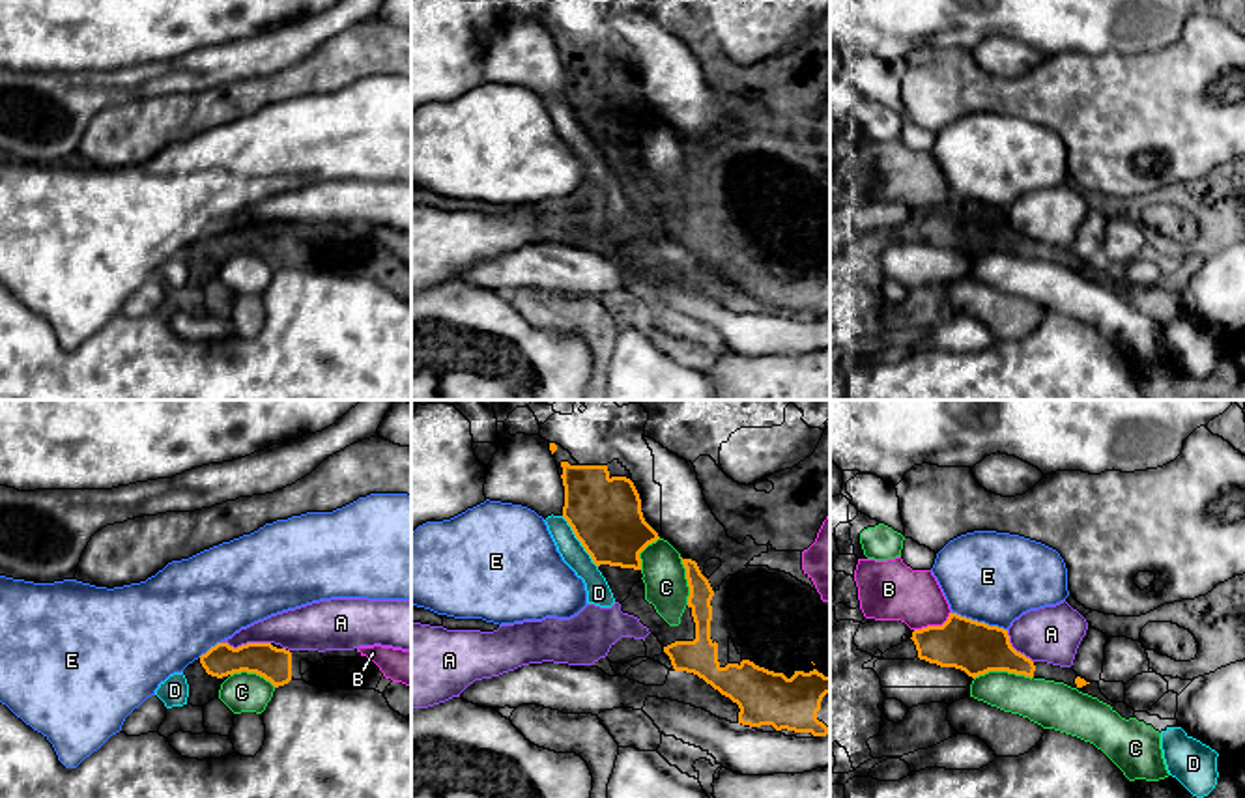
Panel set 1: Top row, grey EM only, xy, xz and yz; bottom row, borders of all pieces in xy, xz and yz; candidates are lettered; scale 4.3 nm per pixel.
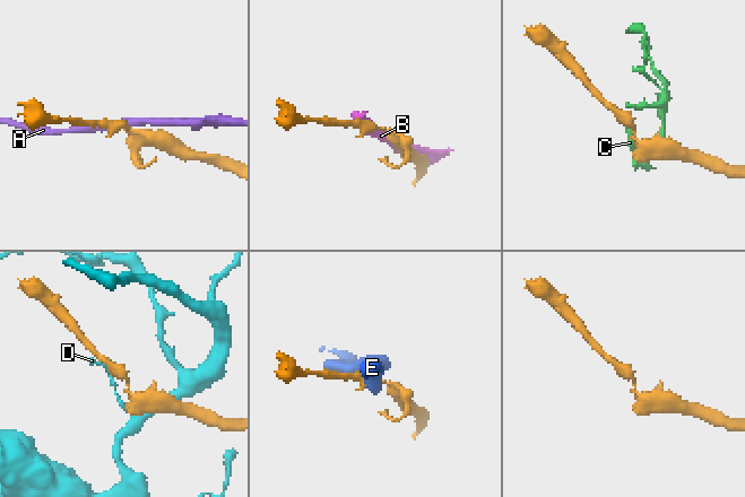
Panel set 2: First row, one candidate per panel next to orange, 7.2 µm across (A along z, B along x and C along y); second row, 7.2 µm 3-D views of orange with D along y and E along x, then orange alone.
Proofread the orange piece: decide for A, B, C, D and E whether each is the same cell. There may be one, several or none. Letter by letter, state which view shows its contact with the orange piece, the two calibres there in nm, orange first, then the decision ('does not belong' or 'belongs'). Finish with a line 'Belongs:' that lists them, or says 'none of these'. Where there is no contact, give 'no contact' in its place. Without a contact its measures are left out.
A: meets orange in xy; 150 nm thick on the orange side, 180 nm on the other; does not belong
B: meets orange in yz; 220 nm thick on the orange side, 260 nm on the other; does not belong
C: meets orange in yz; 220 nm thick on the orange side, 200 nm on the other; does not belong
D: meets orange in xz; 300 nm thick on the orange side, 110 nm on the other; does not belong
E: meets orange in yz; 220 nm thick on the orange side, 400 nm on the other; does not belong
Belongs: none of these

